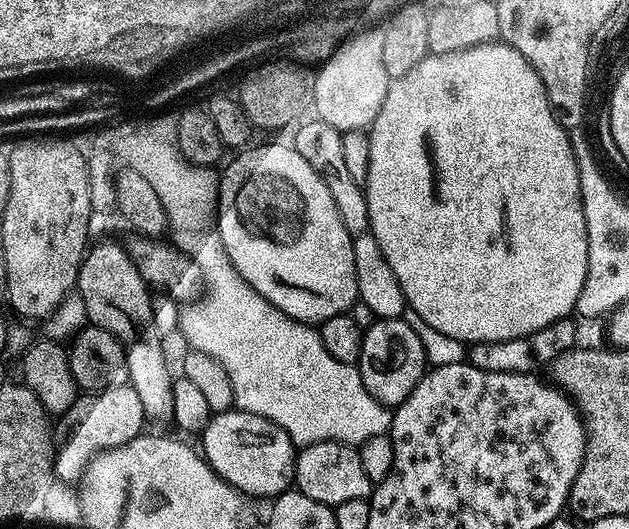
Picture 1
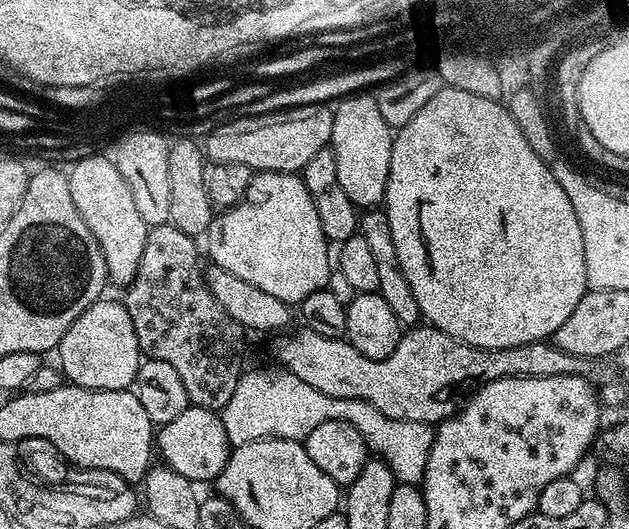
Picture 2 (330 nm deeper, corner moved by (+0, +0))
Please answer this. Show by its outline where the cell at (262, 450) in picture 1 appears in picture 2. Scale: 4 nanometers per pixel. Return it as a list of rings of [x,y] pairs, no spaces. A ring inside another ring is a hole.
[[[189,406],[186,410],[182,410],[182,414],[178,414],[178,418],[174,418],[174,422],[163,425],[159,429],[159,459],[187,480],[215,481],[221,470],[228,464],[229,455],[228,435],[220,412]]]

